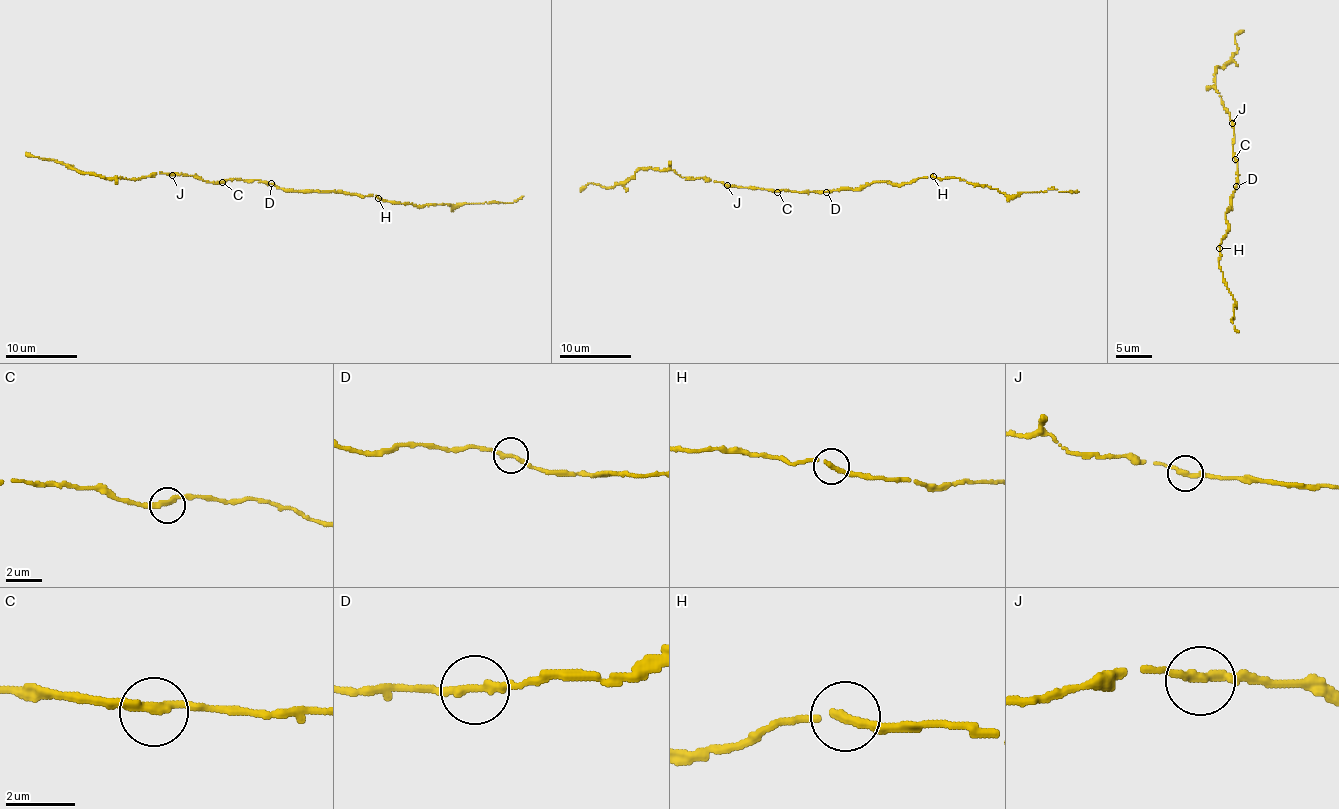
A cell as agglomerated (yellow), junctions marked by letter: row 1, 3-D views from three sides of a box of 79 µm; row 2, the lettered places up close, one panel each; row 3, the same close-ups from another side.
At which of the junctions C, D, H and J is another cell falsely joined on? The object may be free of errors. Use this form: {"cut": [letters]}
{"cut": []}

